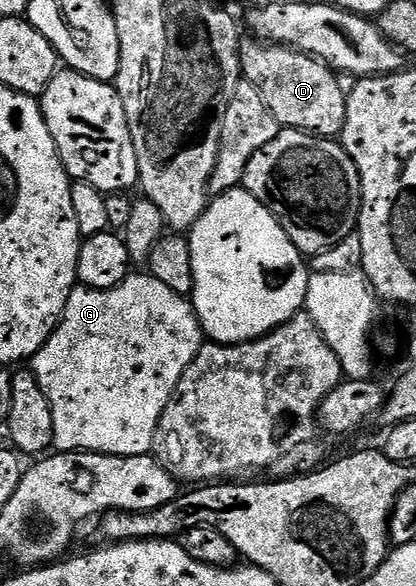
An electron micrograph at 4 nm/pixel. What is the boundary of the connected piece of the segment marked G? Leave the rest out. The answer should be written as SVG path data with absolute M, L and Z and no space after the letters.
M130 274L119 286L108 288L105 292L98 288L74 286L67 298L67 306L63 310L57 328L47 338L47 342L31 357L31 370L43 386L43 394L47 394L47 402L51 402L51 414L55 418L55 438L53 448L57 452L98 452L108 456L148 456L153 451L155 430L159 426L159 418L163 418L163 410L167 410L167 402L171 402L171 394L175 394L175 386L179 386L179 378L183 378L183 370L191 366L195 354L199 354L203 343L201 323L197 312L193 309L192 299L175 294L159 278L148 274L136 276Z

